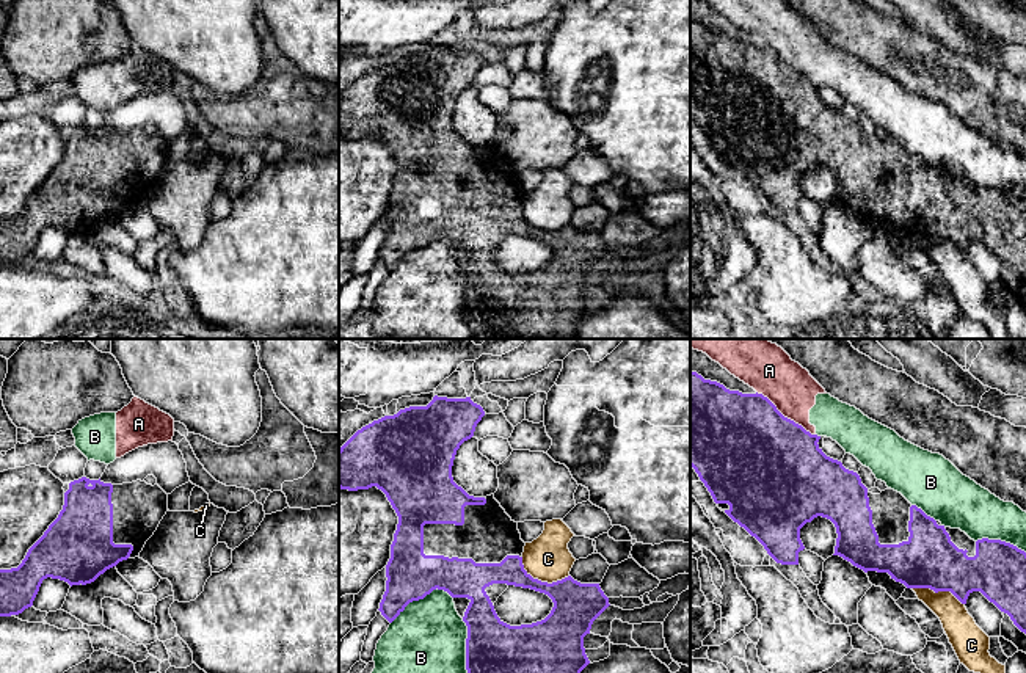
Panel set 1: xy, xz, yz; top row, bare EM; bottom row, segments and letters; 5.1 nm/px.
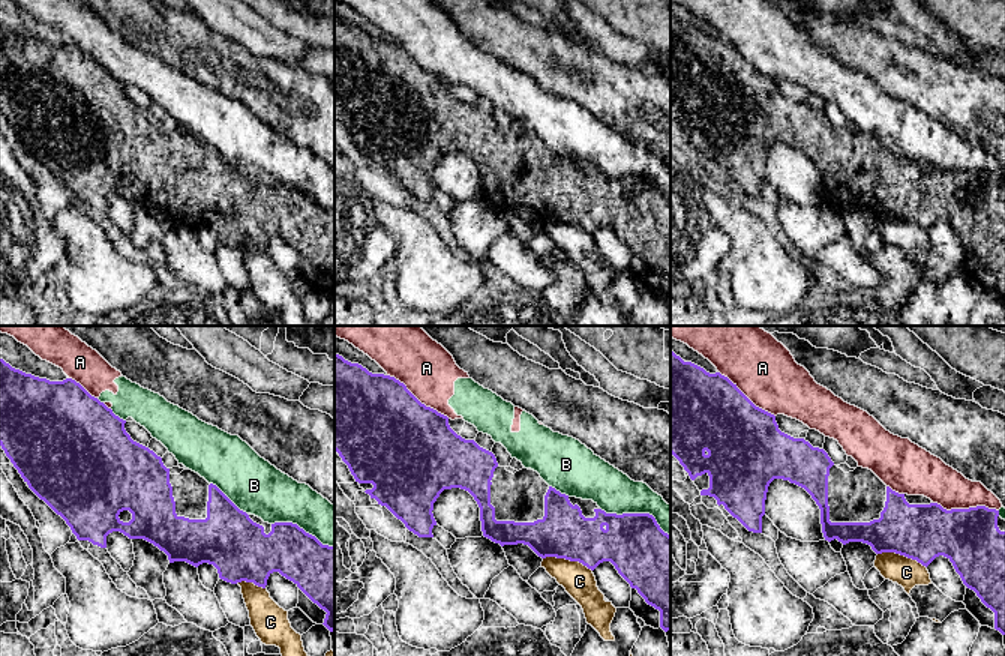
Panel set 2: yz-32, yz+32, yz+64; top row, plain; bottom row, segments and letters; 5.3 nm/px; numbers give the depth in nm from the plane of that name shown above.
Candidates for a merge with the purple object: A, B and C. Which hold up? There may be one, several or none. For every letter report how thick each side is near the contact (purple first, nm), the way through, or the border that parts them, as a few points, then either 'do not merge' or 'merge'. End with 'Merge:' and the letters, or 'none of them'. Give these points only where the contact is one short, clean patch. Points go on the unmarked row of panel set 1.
A: 500/240 nm | do not merge
B: 440/460 nm | do not merge
C: 240/240 nm | do not merge
Merge: none of them

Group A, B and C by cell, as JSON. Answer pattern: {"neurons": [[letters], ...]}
{"neurons": [["A", "B"], ["C"]]}

